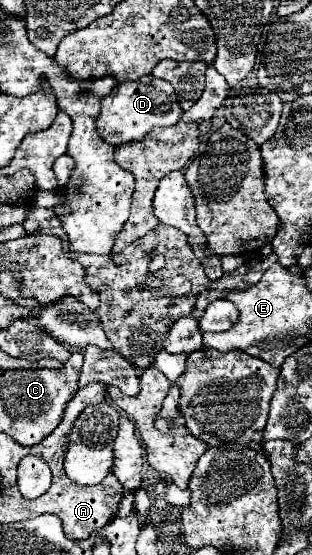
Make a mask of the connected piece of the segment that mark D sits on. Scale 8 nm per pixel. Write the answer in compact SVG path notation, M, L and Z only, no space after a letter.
M143 76L139 80L119 82L111 94L101 100L101 112L97 118L97 130L109 144L125 144L131 140L143 140L143 136L155 126L171 126L181 118L181 108L173 86L155 76Z

